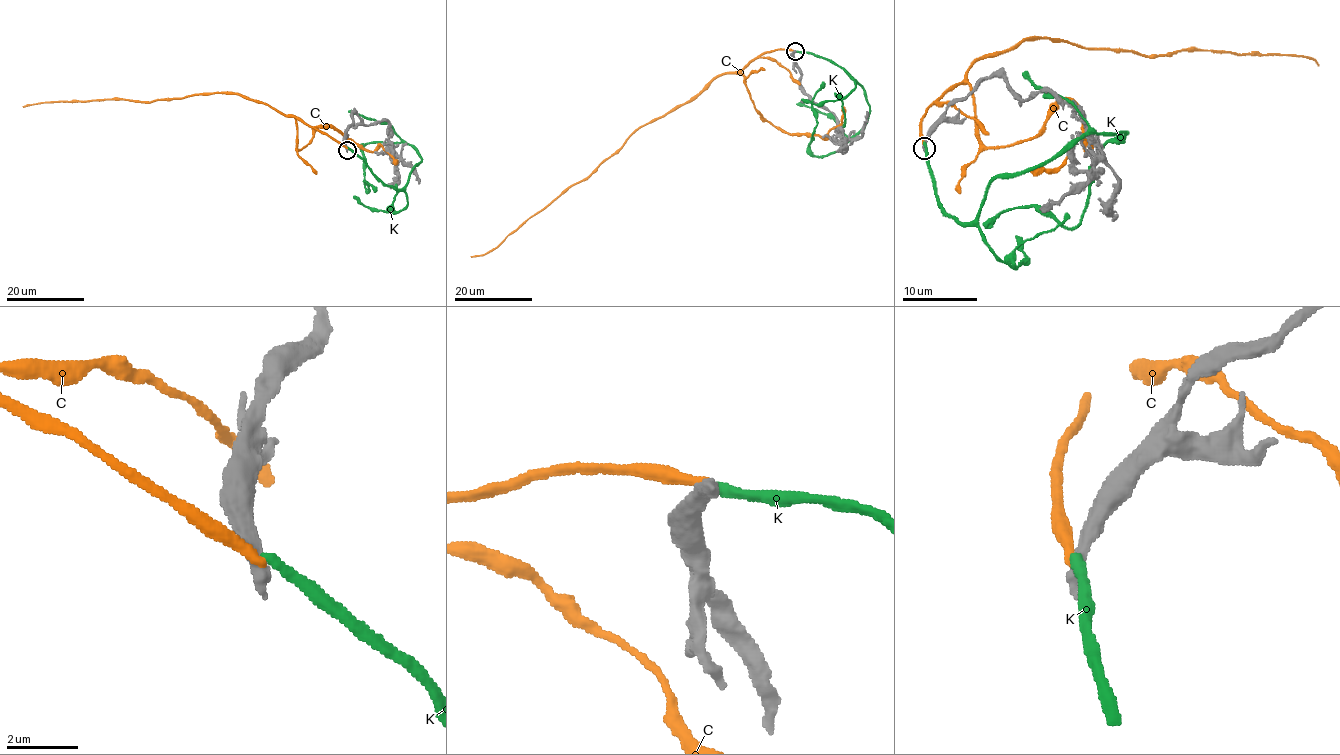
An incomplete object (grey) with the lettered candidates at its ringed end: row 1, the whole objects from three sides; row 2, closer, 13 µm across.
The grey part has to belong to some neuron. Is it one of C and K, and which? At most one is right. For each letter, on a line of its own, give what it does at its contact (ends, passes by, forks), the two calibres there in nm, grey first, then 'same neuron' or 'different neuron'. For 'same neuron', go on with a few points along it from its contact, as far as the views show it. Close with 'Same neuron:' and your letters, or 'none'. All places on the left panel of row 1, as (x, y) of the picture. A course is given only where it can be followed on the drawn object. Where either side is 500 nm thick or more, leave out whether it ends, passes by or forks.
C: 500/280 nm | different neuron
K: 550/300 nm | different neuron
Same neuron: none

